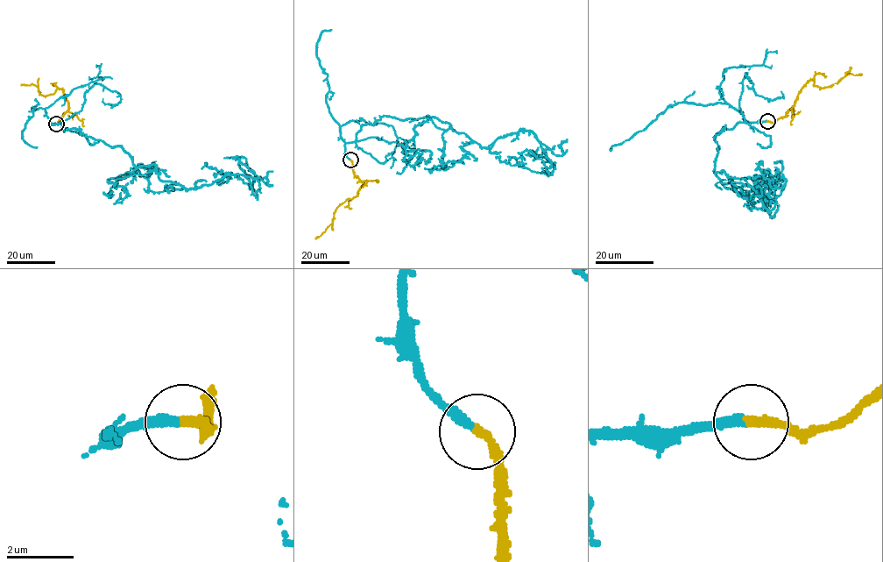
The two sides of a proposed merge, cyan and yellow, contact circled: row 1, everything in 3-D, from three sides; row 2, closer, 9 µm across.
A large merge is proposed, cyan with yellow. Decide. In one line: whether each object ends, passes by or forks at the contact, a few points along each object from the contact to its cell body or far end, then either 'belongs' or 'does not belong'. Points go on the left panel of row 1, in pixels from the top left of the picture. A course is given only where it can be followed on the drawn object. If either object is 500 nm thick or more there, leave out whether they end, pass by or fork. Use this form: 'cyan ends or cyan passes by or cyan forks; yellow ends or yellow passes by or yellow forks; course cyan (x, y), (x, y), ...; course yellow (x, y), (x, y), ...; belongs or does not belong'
cyan ends; yellow ends; course cyan (56, 123), (120, 146), (164, 181), (199, 188), (236, 174), (257, 196), (232, 174), (201, 168); course yellow (56, 123), (68, 110), (63, 90), (57, 88), (52, 94), (42, 96), (37, 86), (21, 84); belongs

